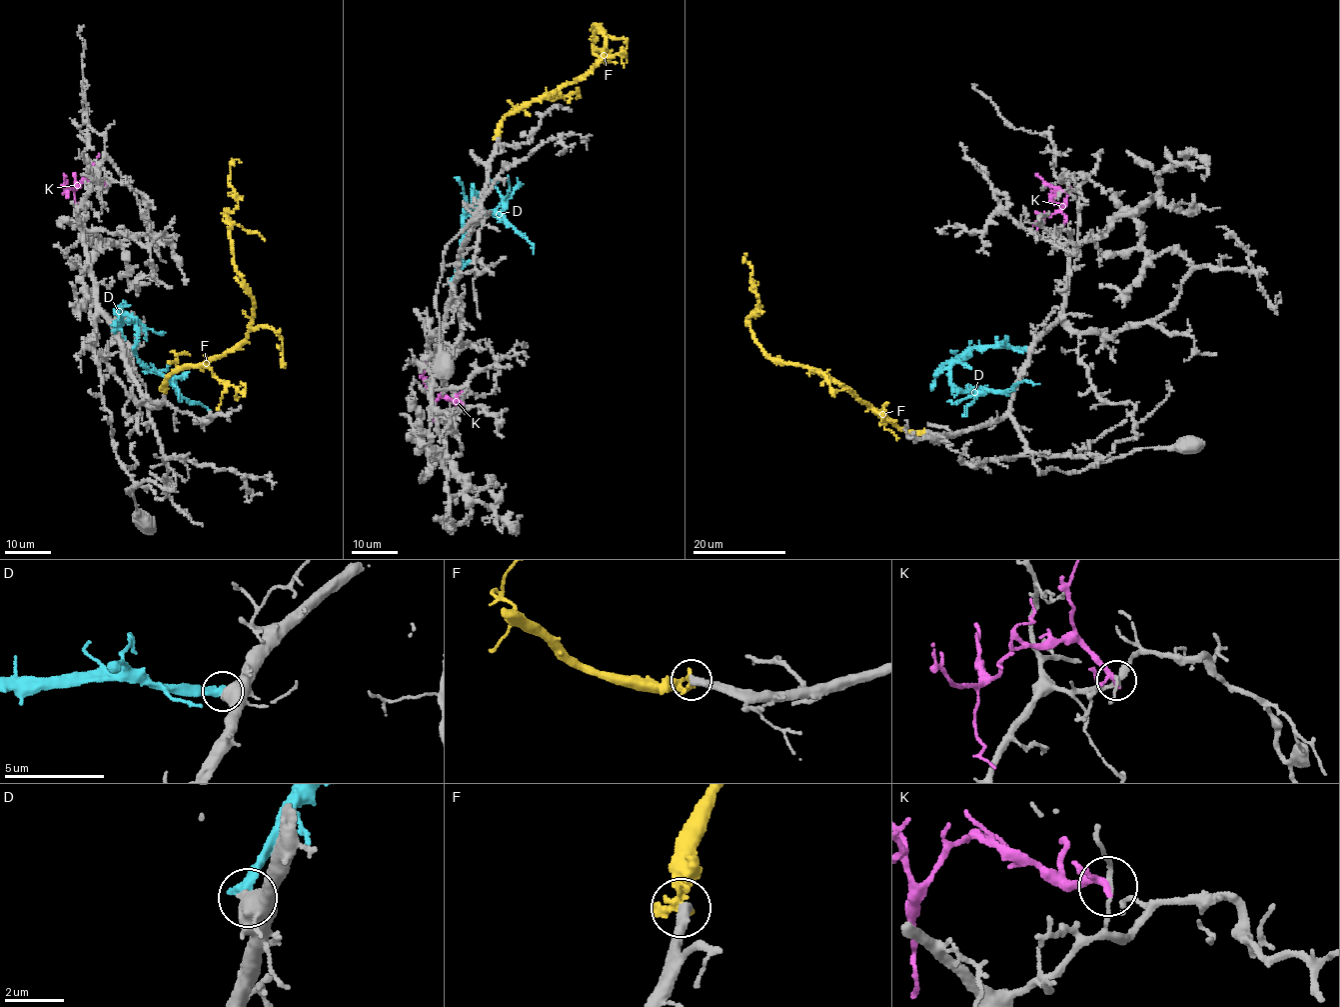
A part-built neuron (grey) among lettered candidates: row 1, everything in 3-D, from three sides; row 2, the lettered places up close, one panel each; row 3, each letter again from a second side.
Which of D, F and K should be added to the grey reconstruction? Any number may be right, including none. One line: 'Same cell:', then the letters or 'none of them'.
Same cell: F

